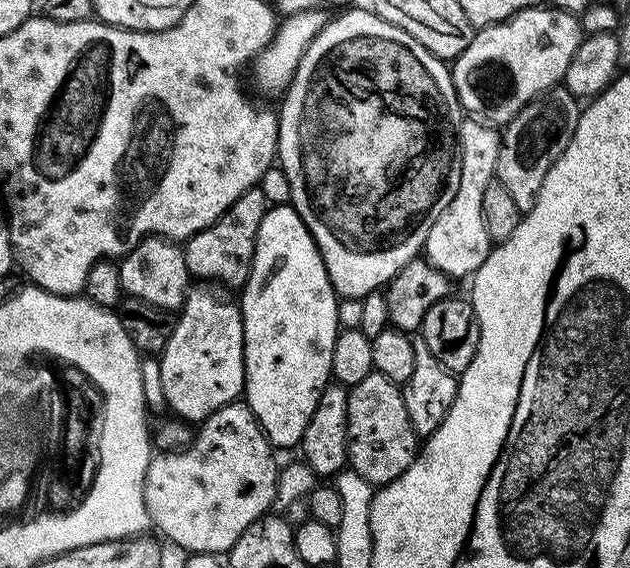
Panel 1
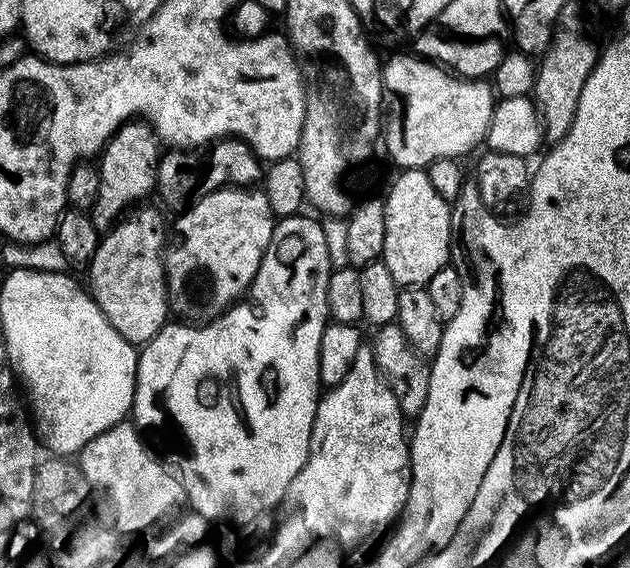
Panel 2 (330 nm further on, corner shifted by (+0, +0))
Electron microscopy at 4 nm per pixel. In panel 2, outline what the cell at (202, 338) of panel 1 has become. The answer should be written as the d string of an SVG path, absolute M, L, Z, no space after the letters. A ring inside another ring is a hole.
M225 186L199 198L197 204L189 203L173 224L171 221L172 237L167 237L163 250L168 307L173 317L184 322L215 318L247 293L274 227L266 194L259 187Z

